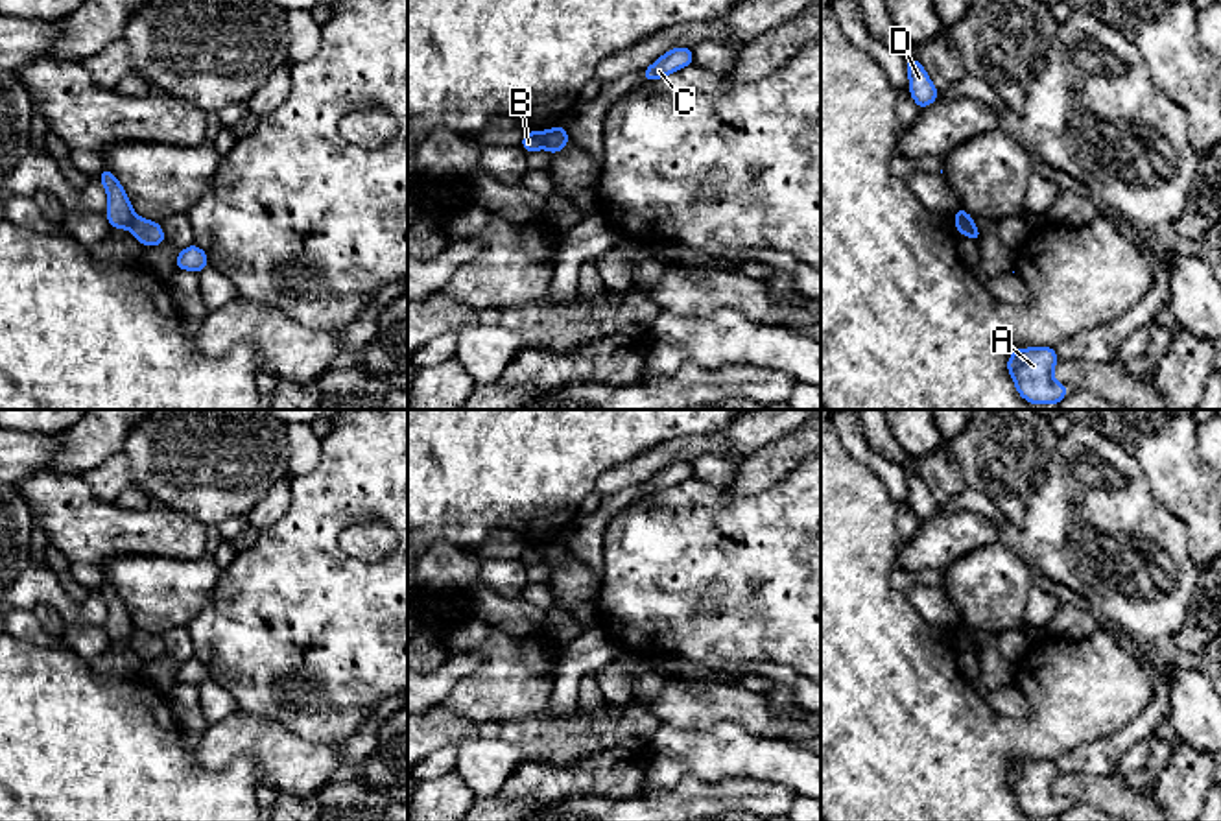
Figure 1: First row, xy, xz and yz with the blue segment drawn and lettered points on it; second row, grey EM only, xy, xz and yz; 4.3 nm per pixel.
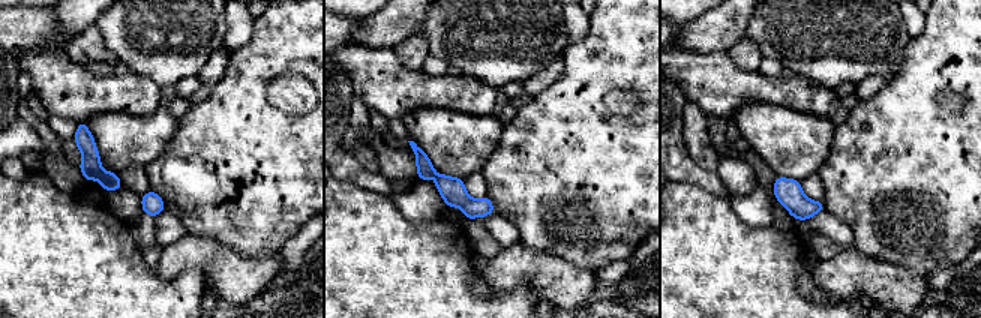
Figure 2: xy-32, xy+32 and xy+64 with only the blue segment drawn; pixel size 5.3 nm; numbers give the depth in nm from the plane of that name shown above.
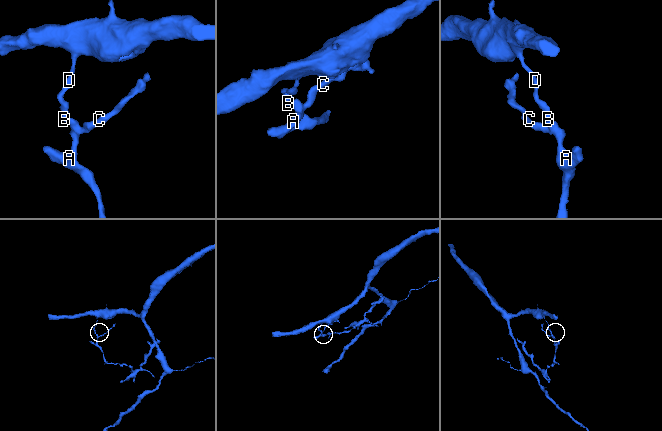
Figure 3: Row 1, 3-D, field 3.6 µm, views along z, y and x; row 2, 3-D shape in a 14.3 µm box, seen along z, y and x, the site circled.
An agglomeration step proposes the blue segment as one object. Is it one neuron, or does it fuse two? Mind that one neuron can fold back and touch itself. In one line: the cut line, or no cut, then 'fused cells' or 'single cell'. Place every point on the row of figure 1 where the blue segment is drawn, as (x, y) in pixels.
xz (546, 131), (543, 146) | fused cells

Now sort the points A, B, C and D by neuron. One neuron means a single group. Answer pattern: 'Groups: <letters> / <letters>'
Groups: A C / B D

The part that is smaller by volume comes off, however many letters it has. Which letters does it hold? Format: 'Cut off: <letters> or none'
Cut off: A, C

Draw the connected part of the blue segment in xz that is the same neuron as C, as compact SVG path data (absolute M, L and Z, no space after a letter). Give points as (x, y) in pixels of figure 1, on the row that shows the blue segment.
M686 46L671 48L670 52L660 55L651 66L642 70L644 83L670 76L692 63L693 63L692 48Z

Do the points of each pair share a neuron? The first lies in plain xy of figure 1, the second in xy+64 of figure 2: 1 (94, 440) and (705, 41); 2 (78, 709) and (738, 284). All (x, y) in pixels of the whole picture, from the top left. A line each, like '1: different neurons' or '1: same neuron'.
1: same neuron
2: same neuron

